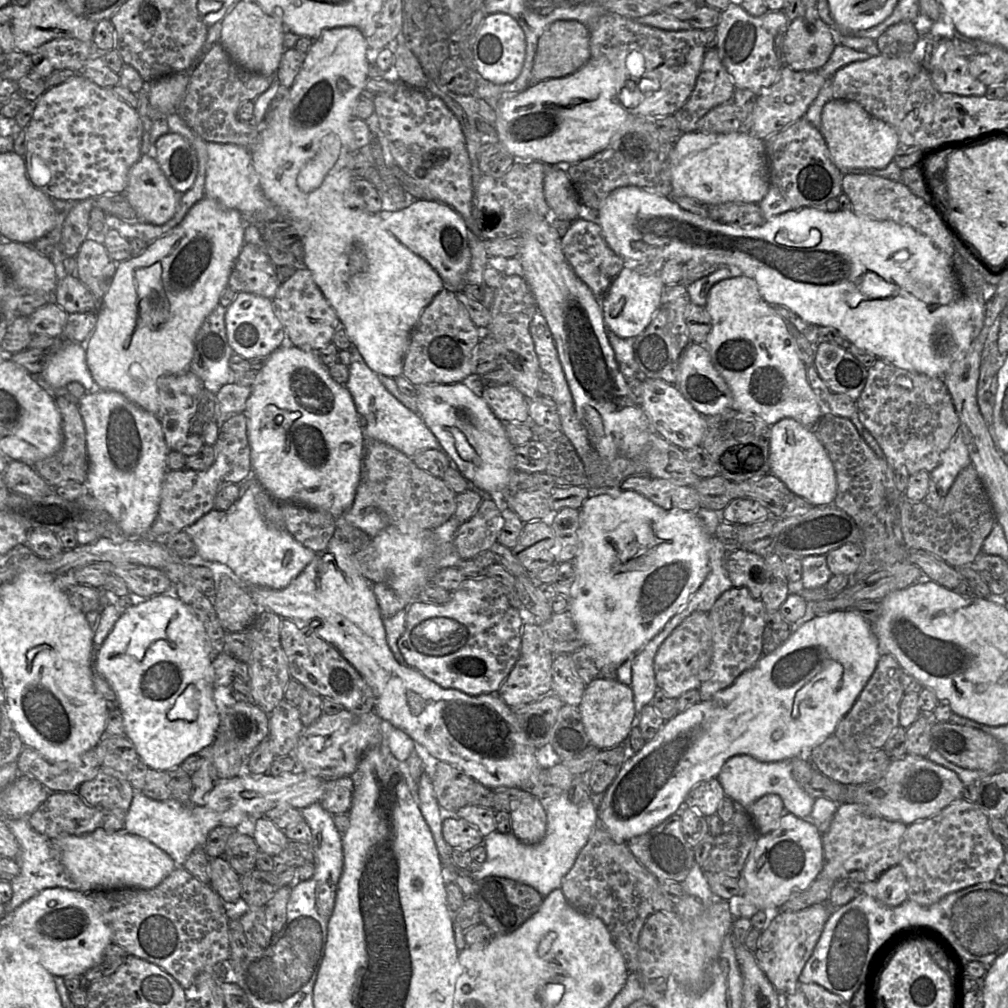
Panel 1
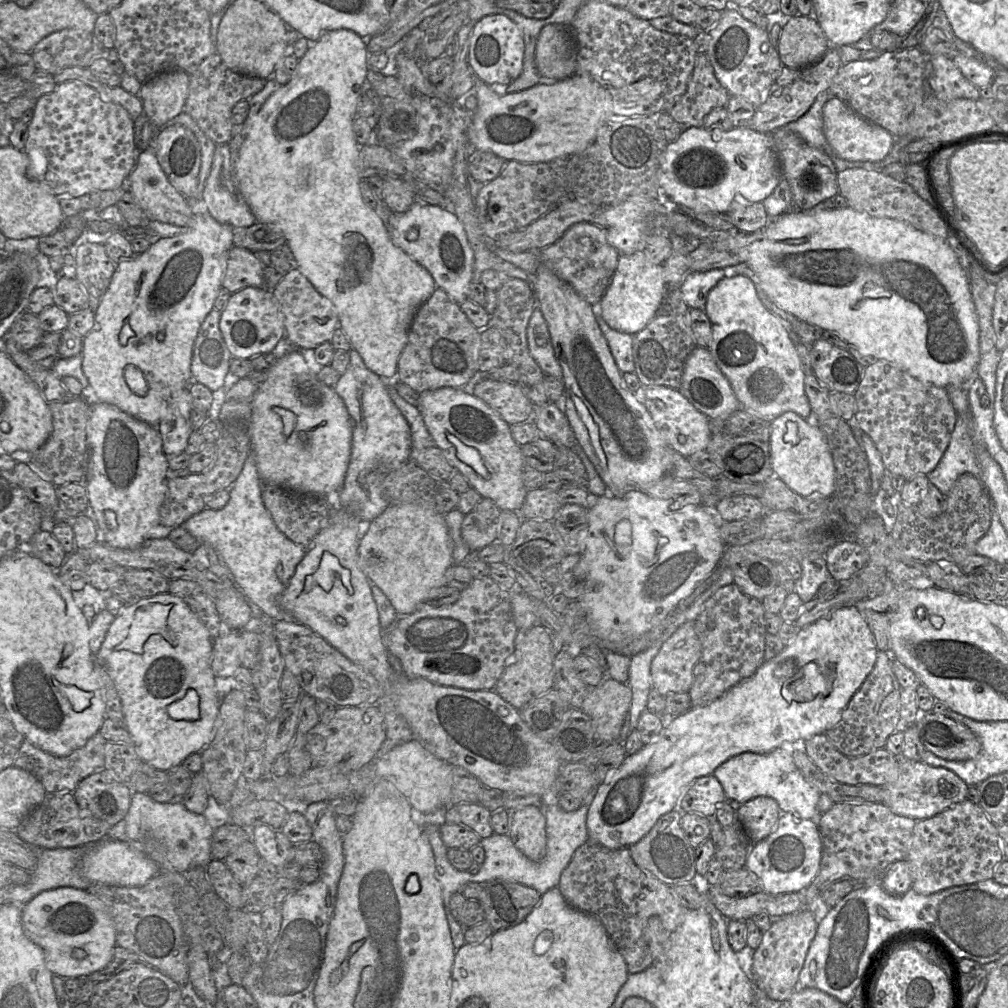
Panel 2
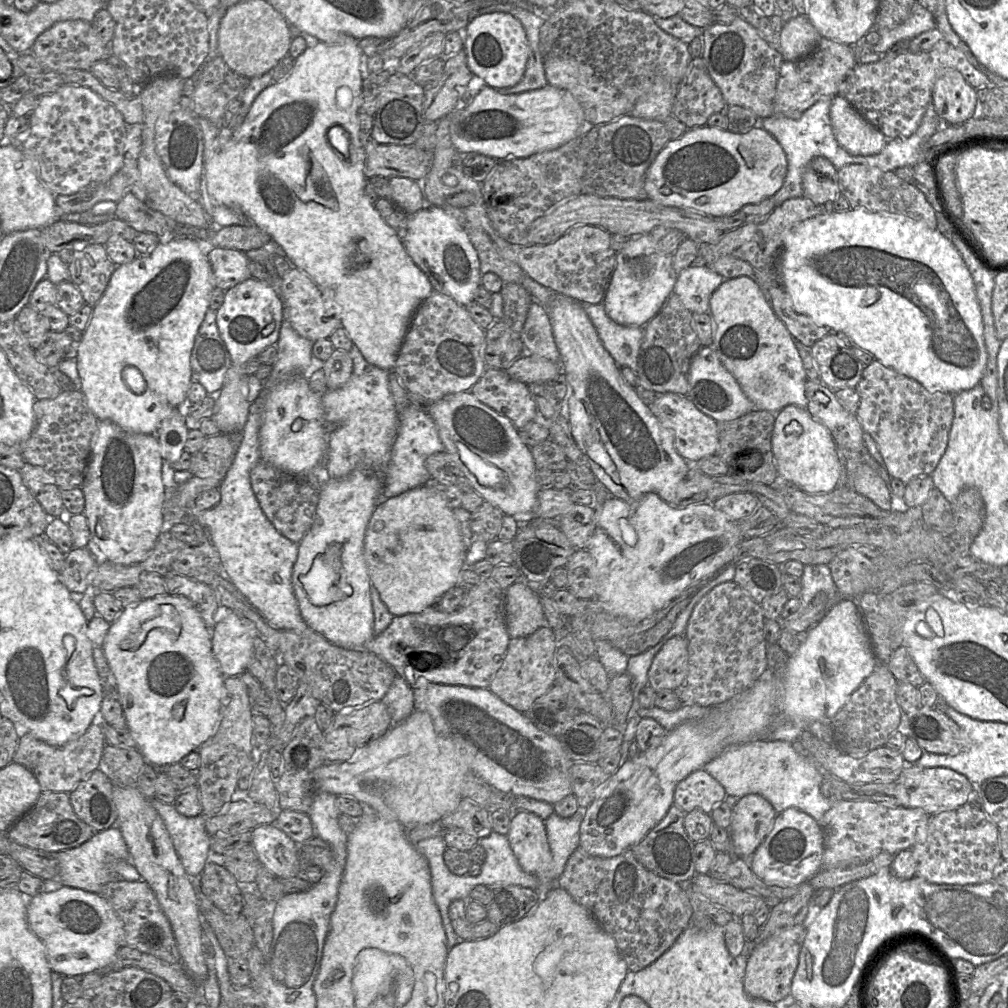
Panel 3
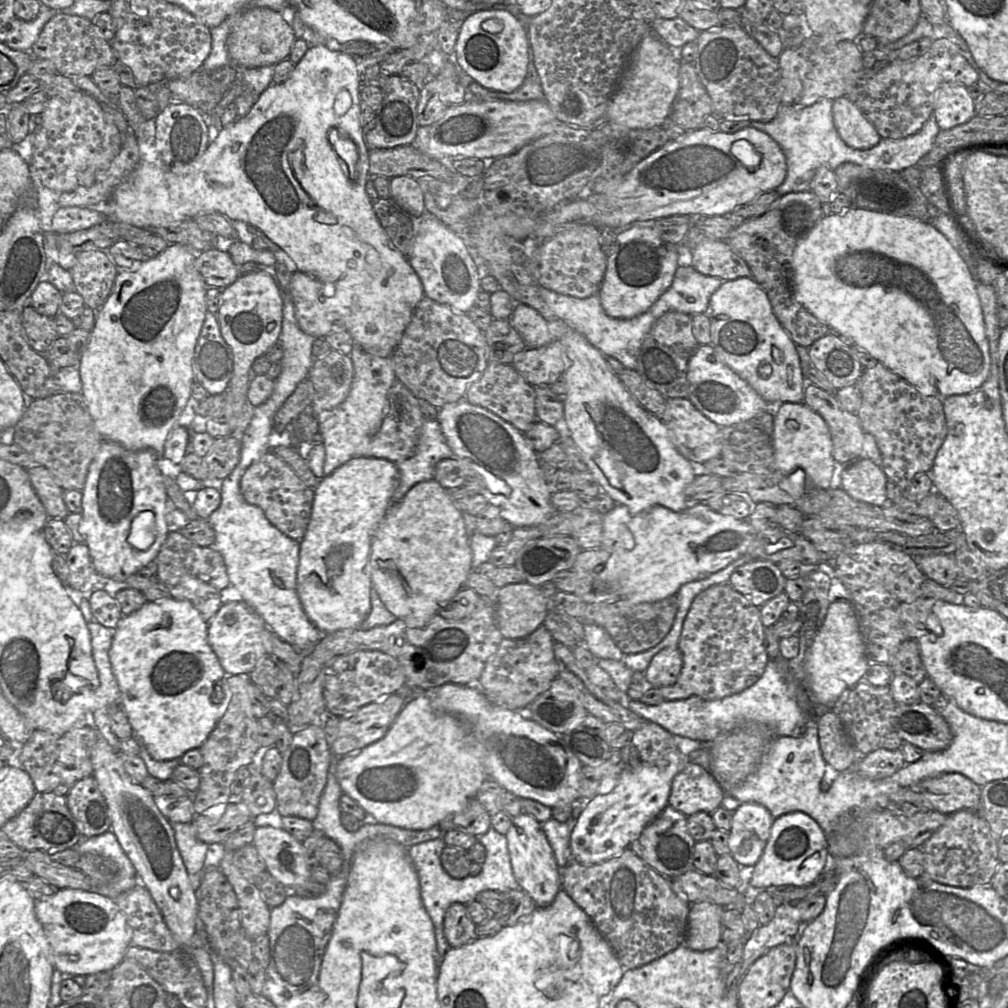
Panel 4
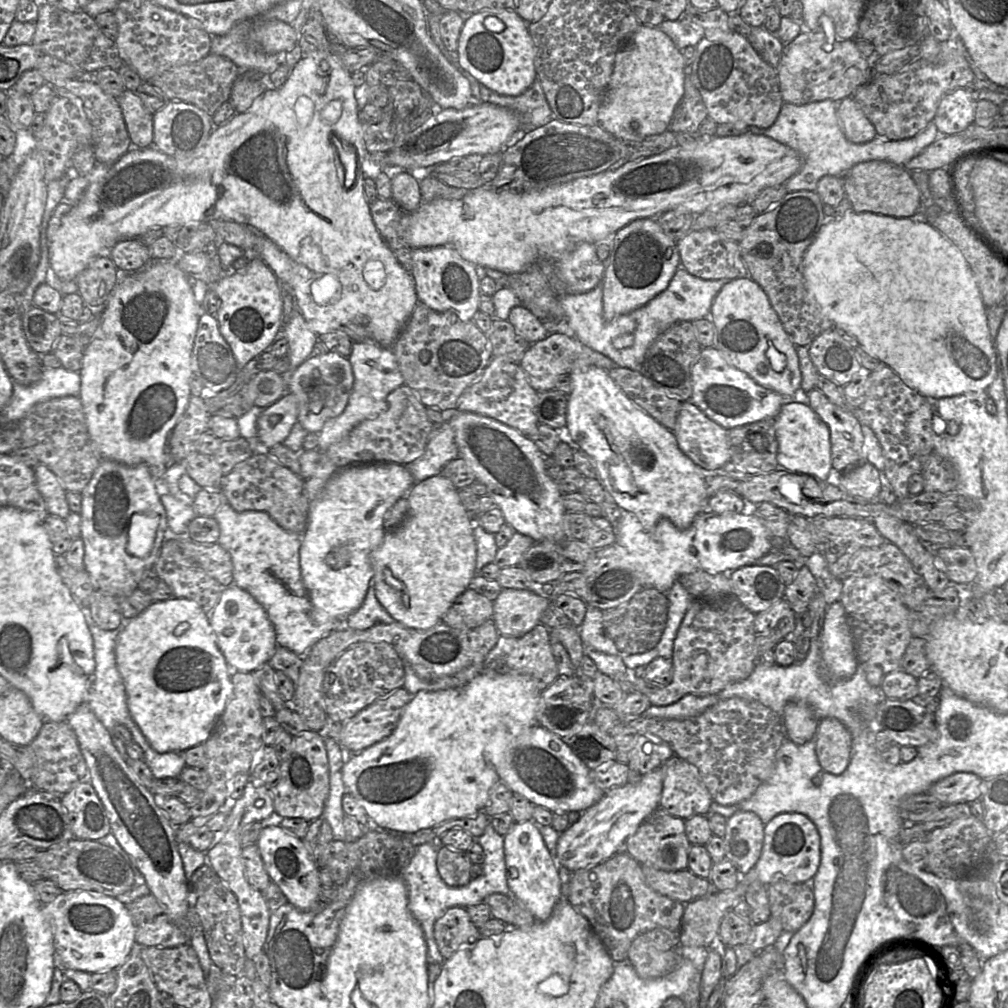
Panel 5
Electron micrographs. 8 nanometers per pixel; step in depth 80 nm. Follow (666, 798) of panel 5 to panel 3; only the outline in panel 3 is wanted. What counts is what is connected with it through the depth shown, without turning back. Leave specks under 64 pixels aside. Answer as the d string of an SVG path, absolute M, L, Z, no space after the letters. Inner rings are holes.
M698 769L677 784L673 805L686 814L700 810L710 815L726 796L725 789L715 778L704 769Z

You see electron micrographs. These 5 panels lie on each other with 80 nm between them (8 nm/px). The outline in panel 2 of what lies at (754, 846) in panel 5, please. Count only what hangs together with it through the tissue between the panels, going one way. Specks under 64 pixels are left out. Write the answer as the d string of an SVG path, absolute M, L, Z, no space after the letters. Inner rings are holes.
M758 796L742 803L736 811L736 818L754 844L775 830L781 813L776 800L768 796Z

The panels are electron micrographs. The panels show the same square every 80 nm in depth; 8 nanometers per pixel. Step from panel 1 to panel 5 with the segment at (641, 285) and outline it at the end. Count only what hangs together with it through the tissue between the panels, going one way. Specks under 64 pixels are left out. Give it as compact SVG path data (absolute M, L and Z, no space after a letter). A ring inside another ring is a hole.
M655 218L636 219L616 232L614 248L607 261L604 262L605 271L603 286L603 318L612 321L619 315L628 314L651 301L664 291L680 266L680 253L677 241L667 236Z

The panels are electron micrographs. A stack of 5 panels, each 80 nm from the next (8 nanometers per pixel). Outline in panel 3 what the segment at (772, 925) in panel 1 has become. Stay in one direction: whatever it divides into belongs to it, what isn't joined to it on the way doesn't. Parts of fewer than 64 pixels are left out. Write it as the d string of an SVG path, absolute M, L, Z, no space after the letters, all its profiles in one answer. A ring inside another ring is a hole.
M803 924L795 925L757 943L748 956L743 976L744 990L750 997L777 1003L790 994L806 932Z

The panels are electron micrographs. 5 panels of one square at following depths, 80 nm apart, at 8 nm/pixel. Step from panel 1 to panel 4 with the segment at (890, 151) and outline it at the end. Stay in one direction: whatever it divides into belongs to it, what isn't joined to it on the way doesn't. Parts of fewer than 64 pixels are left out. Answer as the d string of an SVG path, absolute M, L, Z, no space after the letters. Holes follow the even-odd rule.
M848 97L833 100L832 115L839 136L851 148L867 150L882 139L875 126Z

